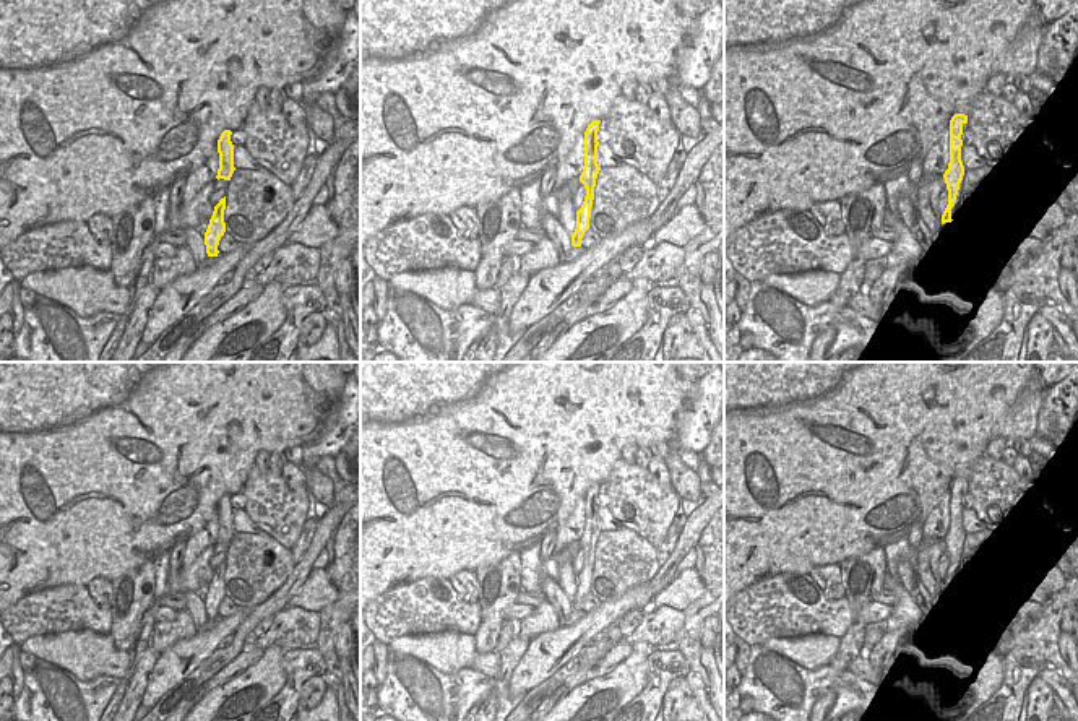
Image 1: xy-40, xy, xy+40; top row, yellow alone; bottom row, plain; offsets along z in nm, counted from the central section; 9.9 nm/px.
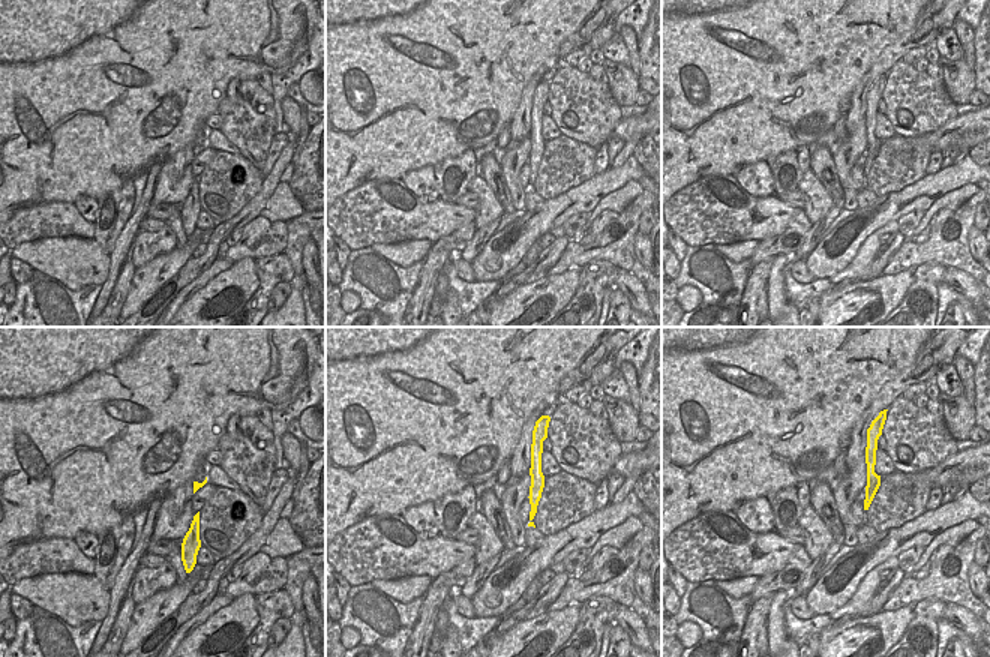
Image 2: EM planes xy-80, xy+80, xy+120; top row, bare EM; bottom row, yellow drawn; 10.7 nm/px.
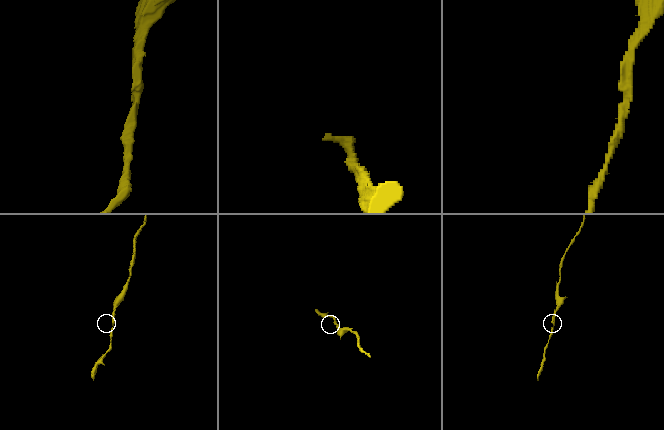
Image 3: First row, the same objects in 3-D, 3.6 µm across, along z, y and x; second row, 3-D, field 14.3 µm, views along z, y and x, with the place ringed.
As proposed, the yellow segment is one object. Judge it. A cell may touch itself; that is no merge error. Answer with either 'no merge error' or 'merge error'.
no merge error

